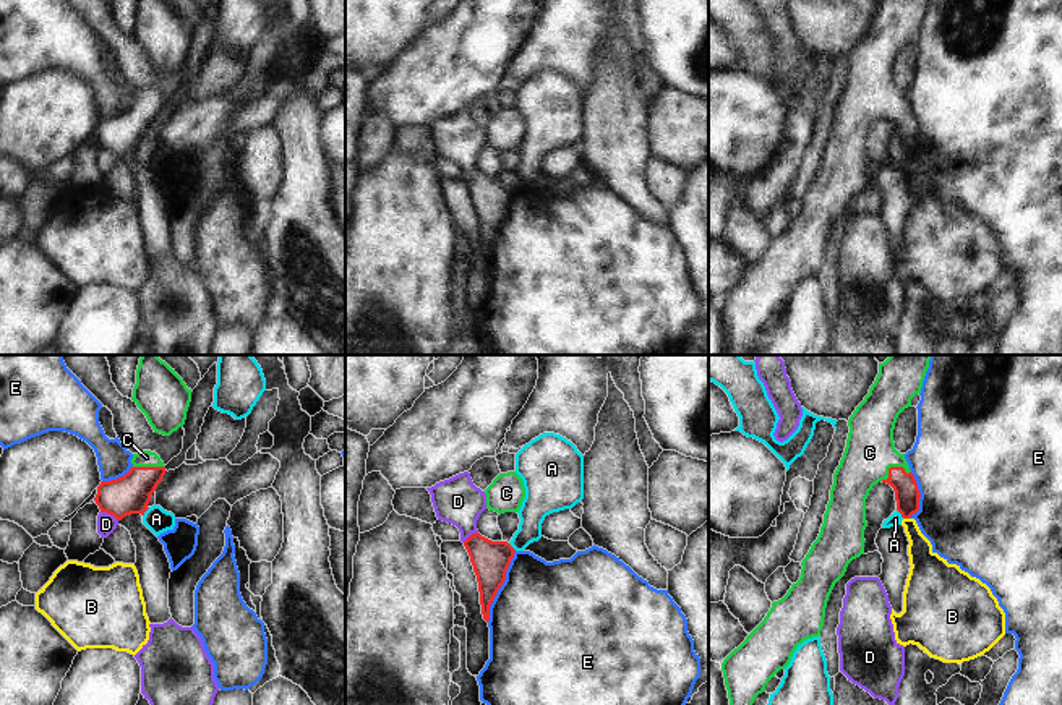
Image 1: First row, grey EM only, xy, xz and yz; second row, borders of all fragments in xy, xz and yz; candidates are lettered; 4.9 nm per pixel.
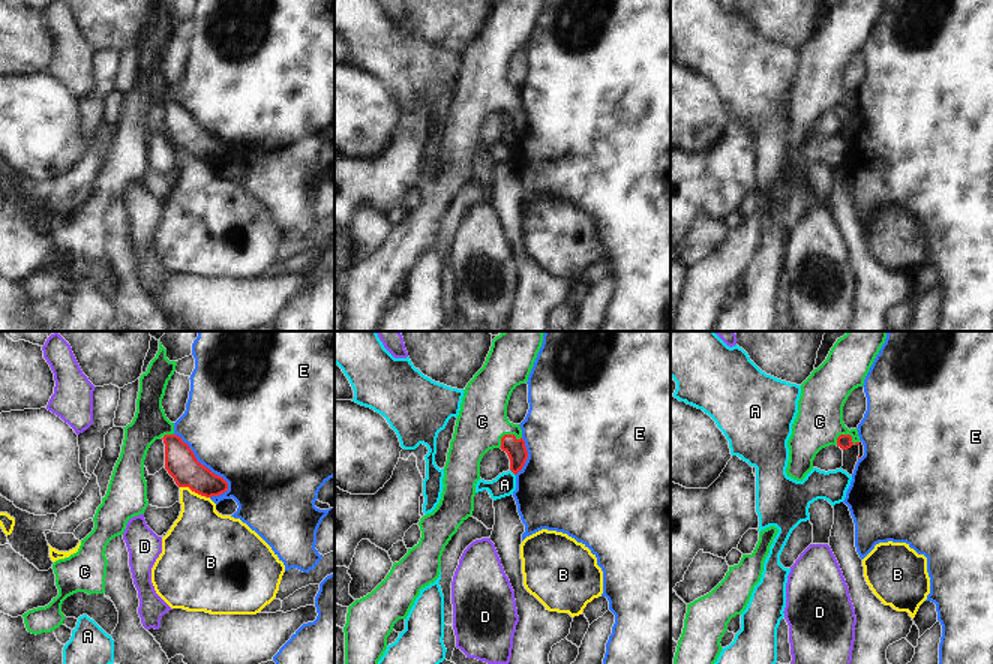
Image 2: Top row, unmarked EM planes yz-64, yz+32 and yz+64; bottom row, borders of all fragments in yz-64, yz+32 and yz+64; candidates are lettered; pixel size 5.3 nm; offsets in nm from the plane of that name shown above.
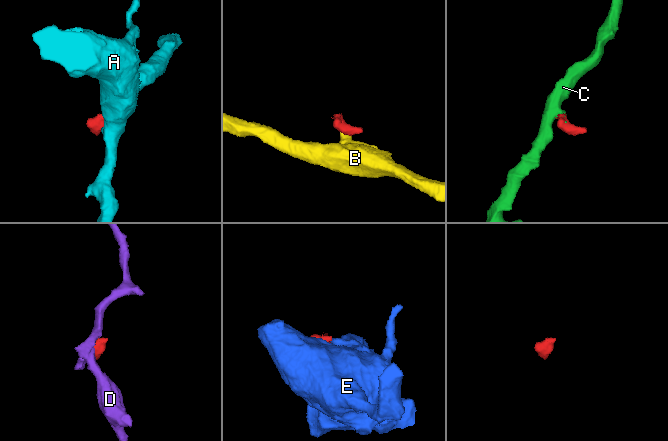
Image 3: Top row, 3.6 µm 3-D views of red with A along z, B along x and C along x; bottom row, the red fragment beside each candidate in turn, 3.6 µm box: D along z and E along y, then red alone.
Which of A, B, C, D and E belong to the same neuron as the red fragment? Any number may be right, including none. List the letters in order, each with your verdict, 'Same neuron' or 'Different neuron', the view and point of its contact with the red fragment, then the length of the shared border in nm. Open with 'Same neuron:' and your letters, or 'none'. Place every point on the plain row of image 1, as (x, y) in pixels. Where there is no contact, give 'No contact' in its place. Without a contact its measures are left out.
Same neuron: C
A: Different neuron. Touches red at xy (145, 148). Shared border 60 nm
B: Different neuron. Touches red at yz (907, 154). Shared border 30 nm
C: Same neuron. Touches red at yz (892, 104). Shared border 160 nm
D: Different neuron. Touches red at xy (109, 149). Shared border 100 nm
E: Different neuron. Touches red at xz (500, 224). Shared border 380 nm.

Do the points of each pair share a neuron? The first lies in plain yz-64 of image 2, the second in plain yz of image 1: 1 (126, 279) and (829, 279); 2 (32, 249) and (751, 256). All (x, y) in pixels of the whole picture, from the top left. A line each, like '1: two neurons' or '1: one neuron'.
1: two neurons
2: two neurons

